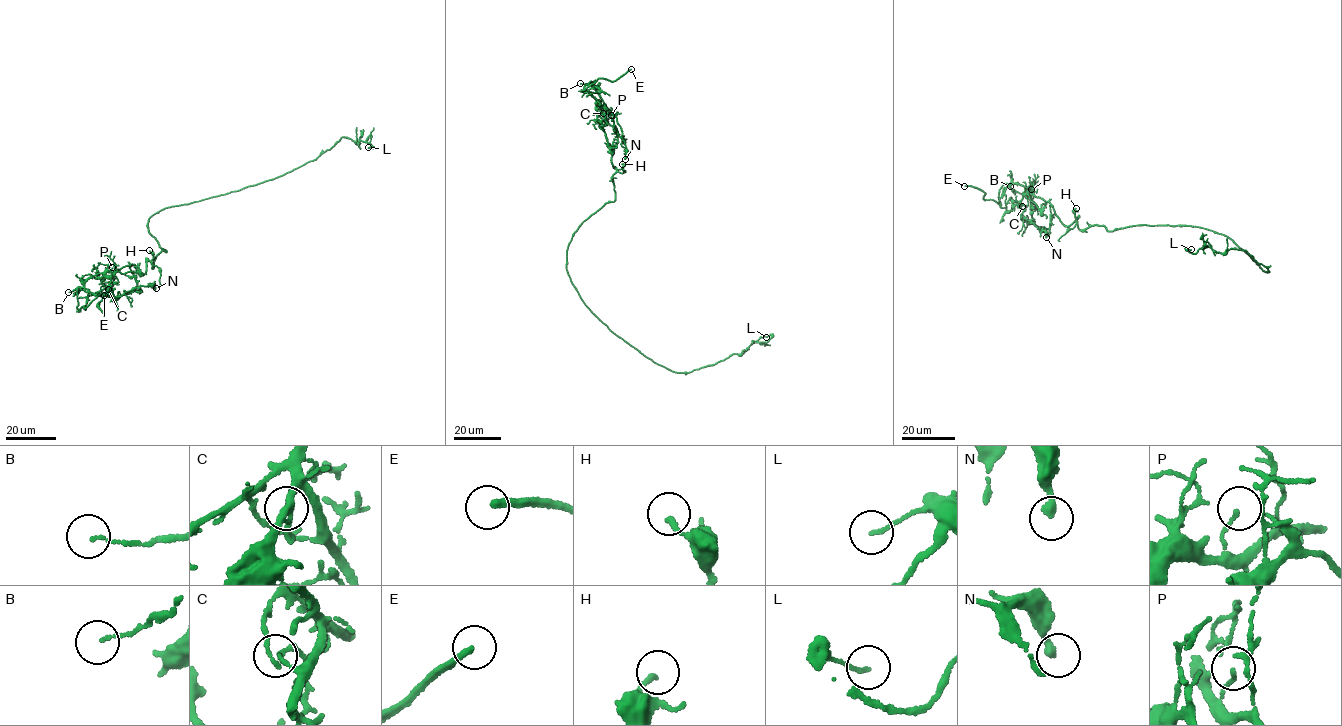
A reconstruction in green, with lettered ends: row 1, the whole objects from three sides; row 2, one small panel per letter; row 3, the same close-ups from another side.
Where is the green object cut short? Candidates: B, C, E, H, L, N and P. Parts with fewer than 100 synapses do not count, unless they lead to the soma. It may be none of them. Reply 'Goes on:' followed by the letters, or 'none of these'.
Goes on: E

